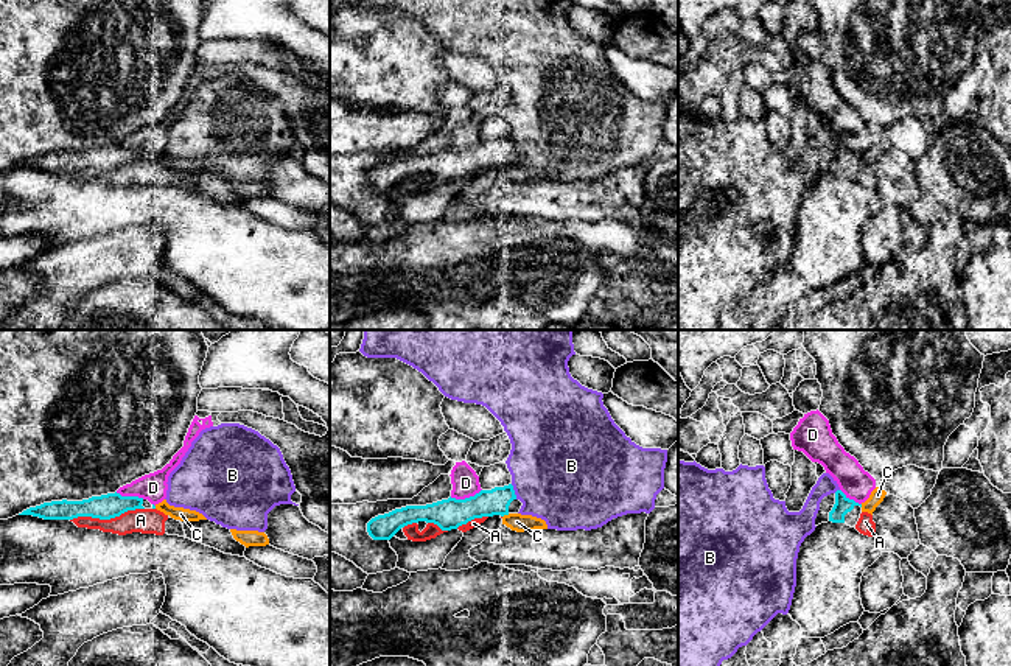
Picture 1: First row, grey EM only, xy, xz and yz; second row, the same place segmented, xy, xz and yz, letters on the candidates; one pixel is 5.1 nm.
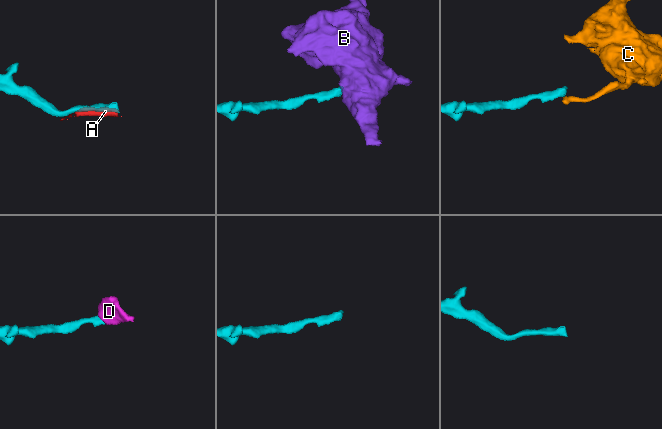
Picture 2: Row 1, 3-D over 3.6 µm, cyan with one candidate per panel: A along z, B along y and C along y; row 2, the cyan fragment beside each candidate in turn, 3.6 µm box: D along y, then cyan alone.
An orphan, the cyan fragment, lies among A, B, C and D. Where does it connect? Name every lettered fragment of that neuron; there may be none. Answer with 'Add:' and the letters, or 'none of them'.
Add: none of them

